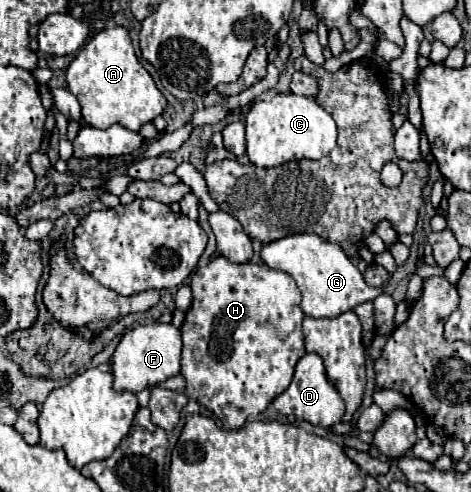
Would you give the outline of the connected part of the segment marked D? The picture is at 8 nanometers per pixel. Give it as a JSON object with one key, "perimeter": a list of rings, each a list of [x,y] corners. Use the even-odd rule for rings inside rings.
{"perimeter":[[[307,353],[305,357],[299,359],[291,385],[279,397],[275,397],[273,407],[283,417],[291,417],[293,415],[293,417],[309,421],[311,425],[323,427],[323,429],[331,429],[345,415],[345,401],[339,397],[337,389],[331,385],[331,381],[327,381],[327,375],[325,375],[325,369],[323,369],[323,361],[315,353]]]}

